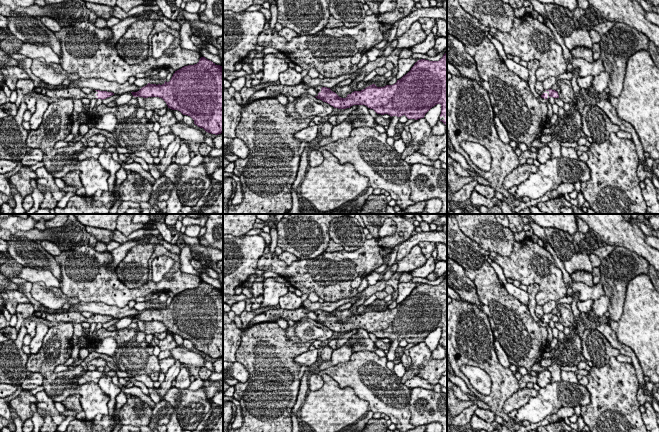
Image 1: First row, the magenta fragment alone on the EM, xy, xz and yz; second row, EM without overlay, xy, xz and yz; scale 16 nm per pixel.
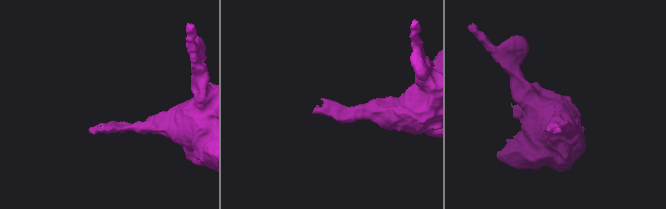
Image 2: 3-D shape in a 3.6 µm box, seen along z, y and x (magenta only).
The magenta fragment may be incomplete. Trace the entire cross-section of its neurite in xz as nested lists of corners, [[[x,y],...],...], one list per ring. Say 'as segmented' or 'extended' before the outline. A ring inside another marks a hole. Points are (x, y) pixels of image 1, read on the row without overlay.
extended | [[[447,276],[439,285],[429,285],[425,283],[418,284],[411,294],[393,309],[377,311],[372,308],[361,315],[354,315],[348,318],[346,322],[339,321],[330,312],[315,310],[312,311],[318,319],[317,323],[322,324],[338,333],[350,332],[353,329],[365,329],[373,333],[377,338],[388,338],[391,341],[401,341],[405,339],[408,343],[421,343],[435,329],[441,329],[440,341],[447,349]]]

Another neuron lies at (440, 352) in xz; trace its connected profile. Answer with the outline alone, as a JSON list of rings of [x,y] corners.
[[[438,345],[435,350],[432,351],[432,358],[433,359],[443,359],[446,356],[446,351],[442,345]]]

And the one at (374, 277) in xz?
[[[373,271],[372,273],[370,273],[368,276],[366,276],[368,281],[368,286],[375,285],[381,279],[381,277],[382,277],[382,274],[376,271]]]

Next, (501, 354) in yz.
[[[497,339],[494,340],[494,349],[500,364],[505,368],[509,368],[511,363],[508,359],[506,352],[504,351],[504,349],[502,348],[502,346],[500,345]]]

